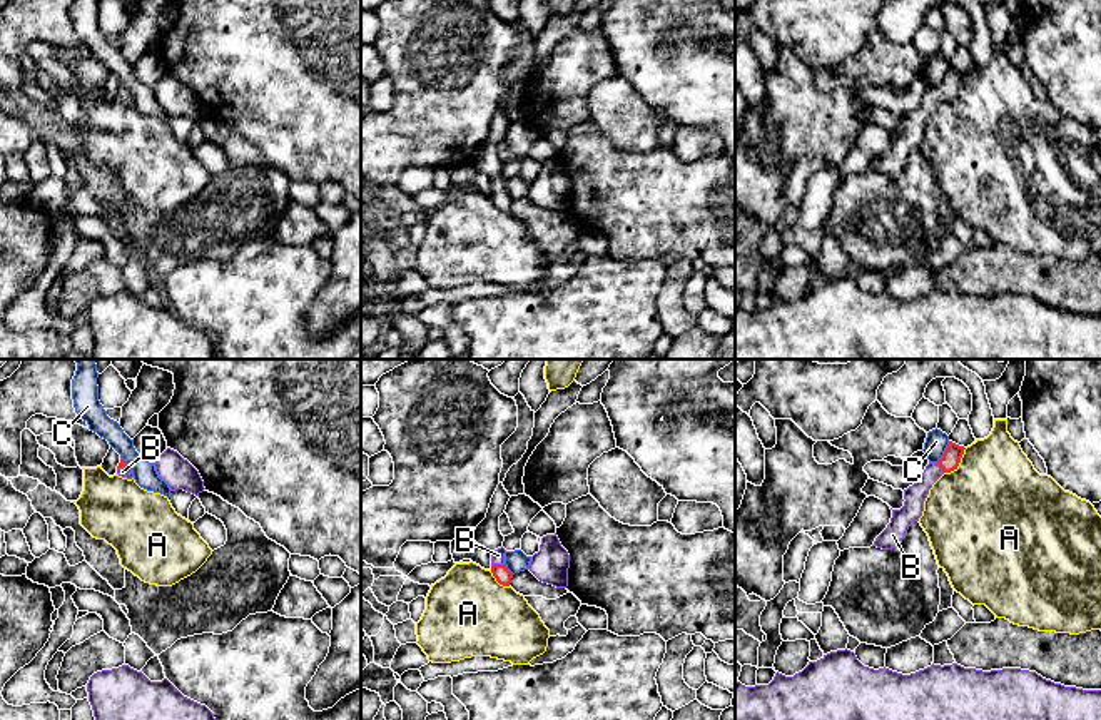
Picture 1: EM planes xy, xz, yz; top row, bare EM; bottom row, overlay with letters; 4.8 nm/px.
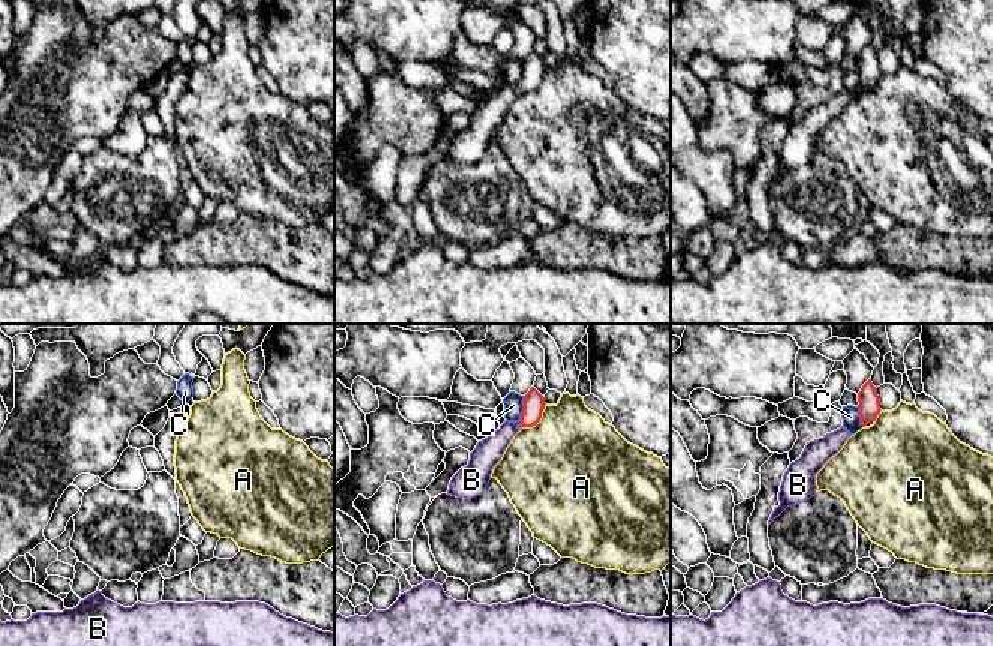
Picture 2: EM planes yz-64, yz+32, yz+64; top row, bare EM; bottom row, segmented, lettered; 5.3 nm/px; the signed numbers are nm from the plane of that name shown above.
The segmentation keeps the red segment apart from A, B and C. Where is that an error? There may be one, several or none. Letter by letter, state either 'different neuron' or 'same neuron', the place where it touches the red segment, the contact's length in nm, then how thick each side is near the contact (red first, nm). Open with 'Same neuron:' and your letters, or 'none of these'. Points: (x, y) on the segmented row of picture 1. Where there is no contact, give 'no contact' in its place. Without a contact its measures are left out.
Same neuron: B
A: different neuron; contact yz (959, 461); length 170 nm; calibres 90 and 480 nm
B: same neuron; contact xz (498, 565); length 60 nm; calibres 80 and 60 nm
C: different neuron; contact yz (944, 451); length 120 nm; calibres 90 and 110 nm

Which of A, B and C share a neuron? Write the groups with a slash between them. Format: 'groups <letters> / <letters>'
groups A / B / C

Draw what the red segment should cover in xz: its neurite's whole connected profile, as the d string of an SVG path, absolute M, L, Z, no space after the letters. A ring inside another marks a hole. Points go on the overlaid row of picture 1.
M503 546L491 551L491 573L500 585L510 586L513 573L505 565L505 553Z

